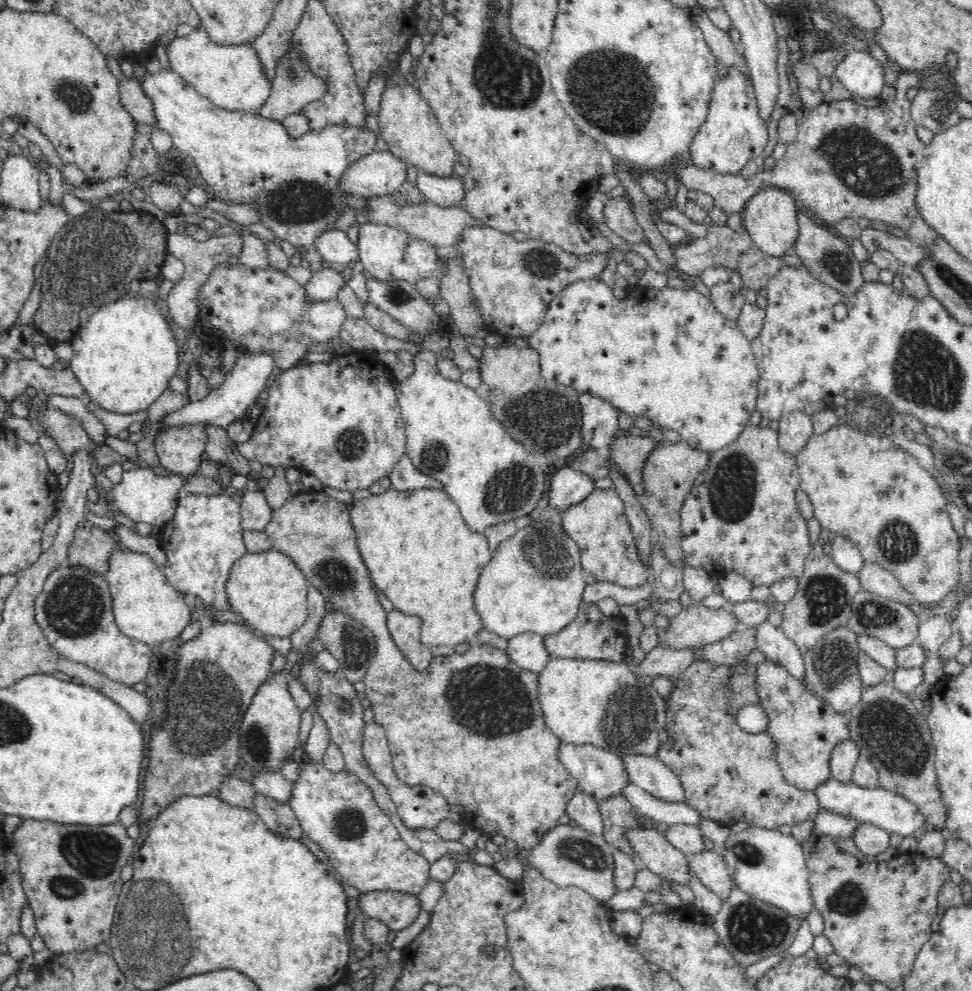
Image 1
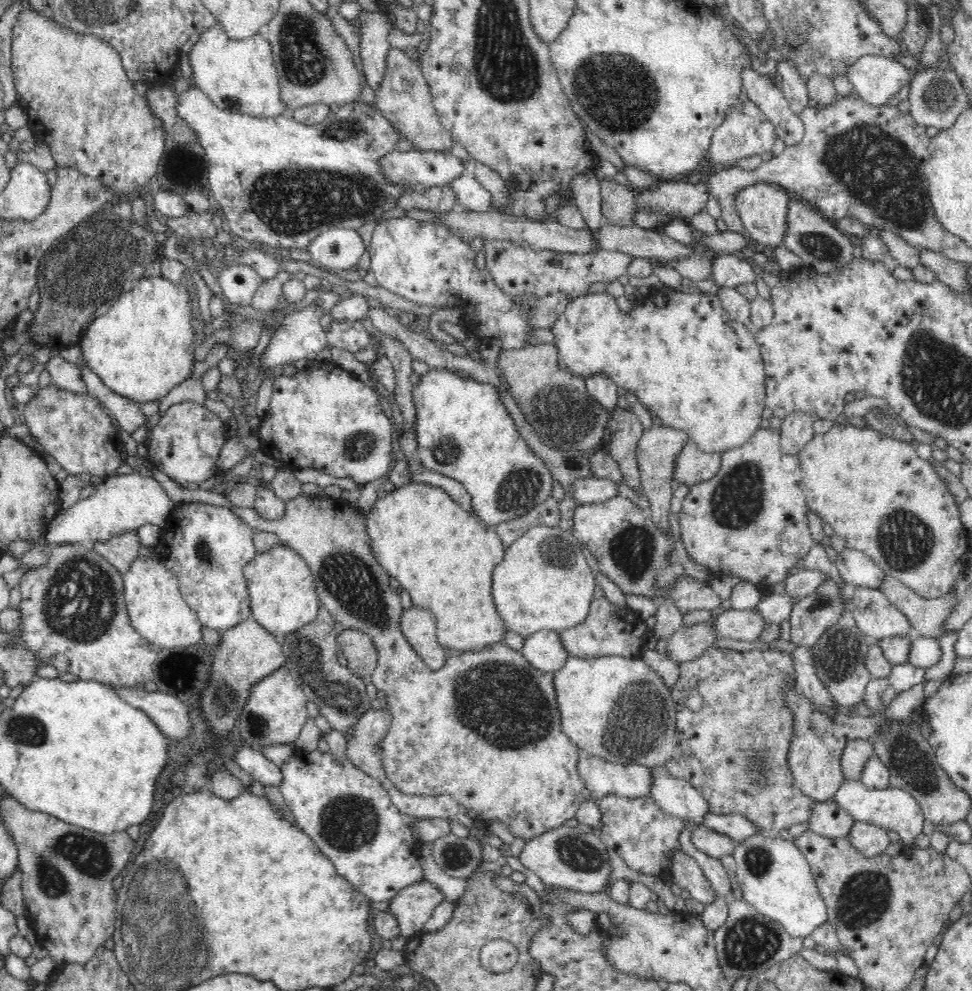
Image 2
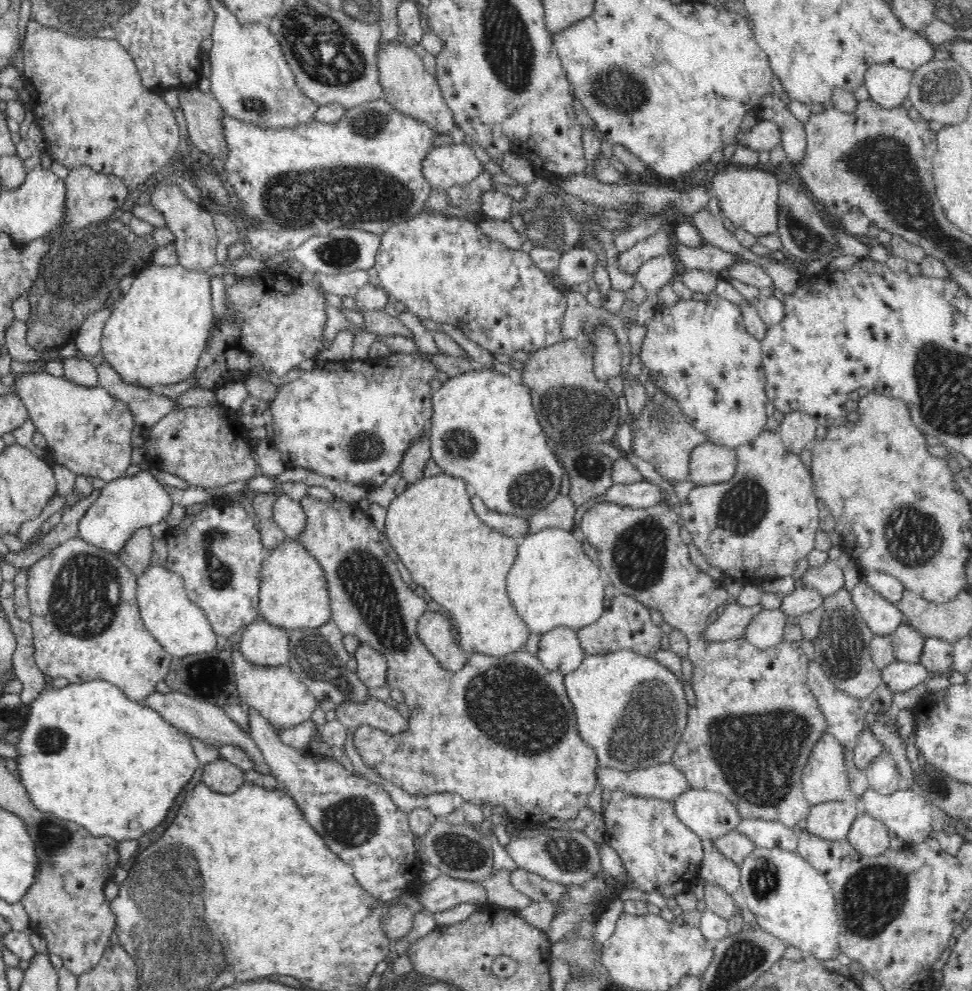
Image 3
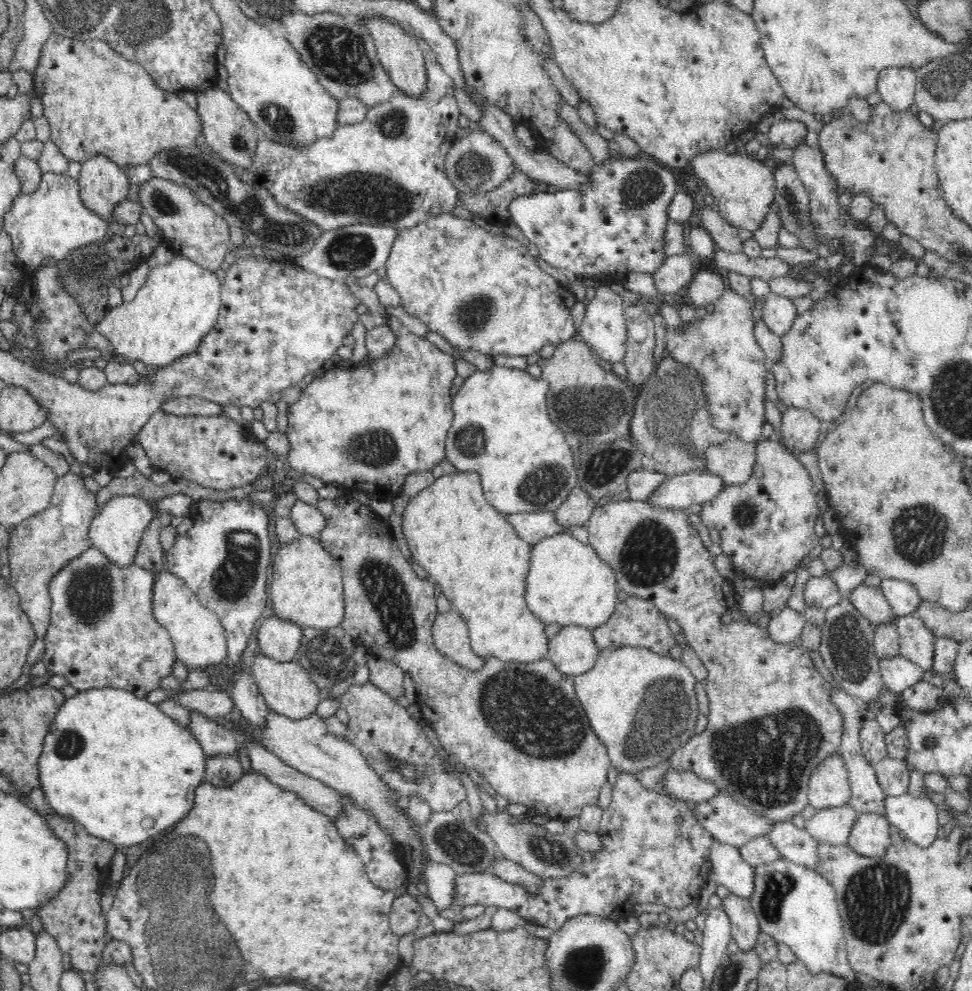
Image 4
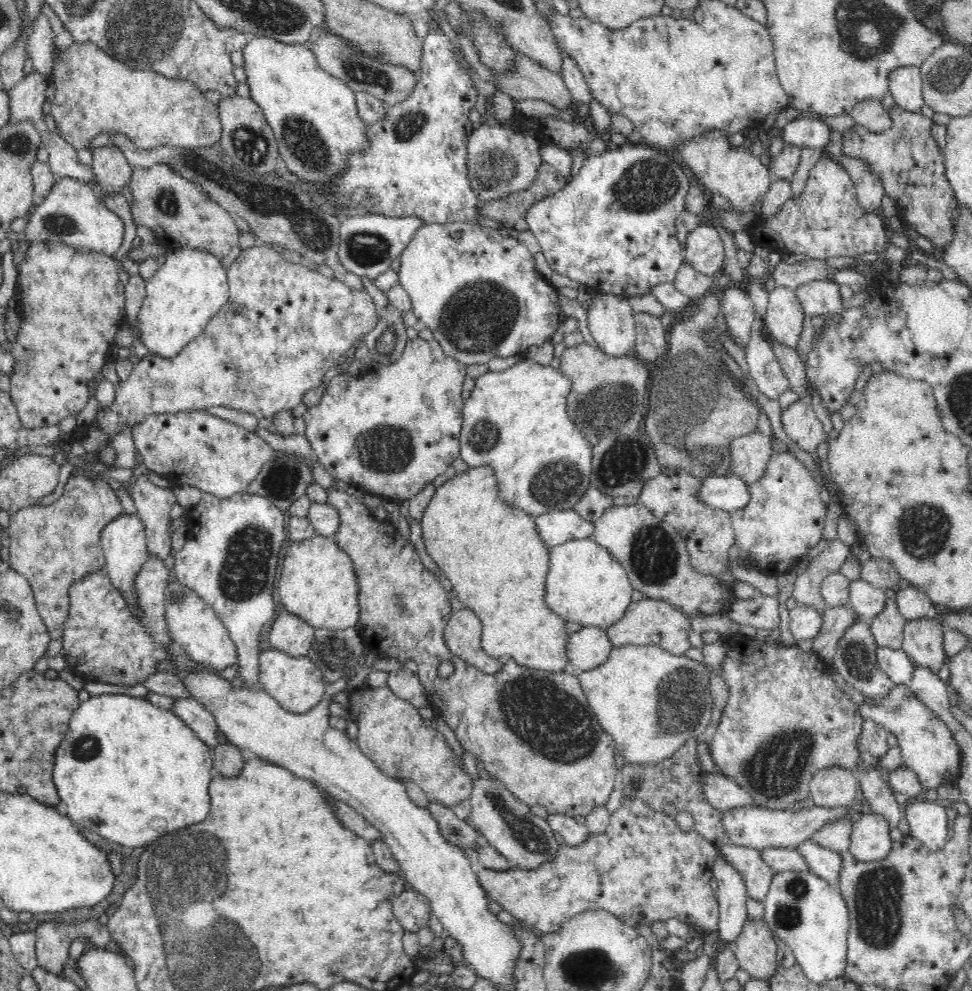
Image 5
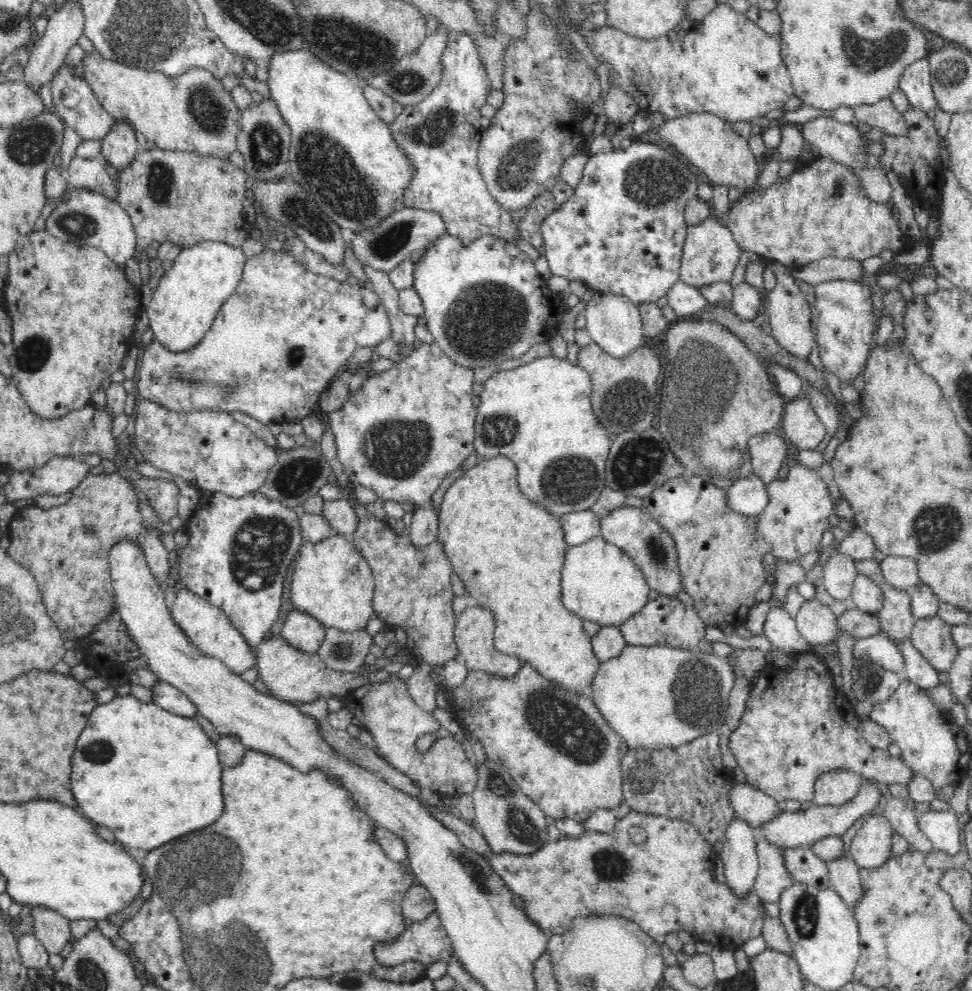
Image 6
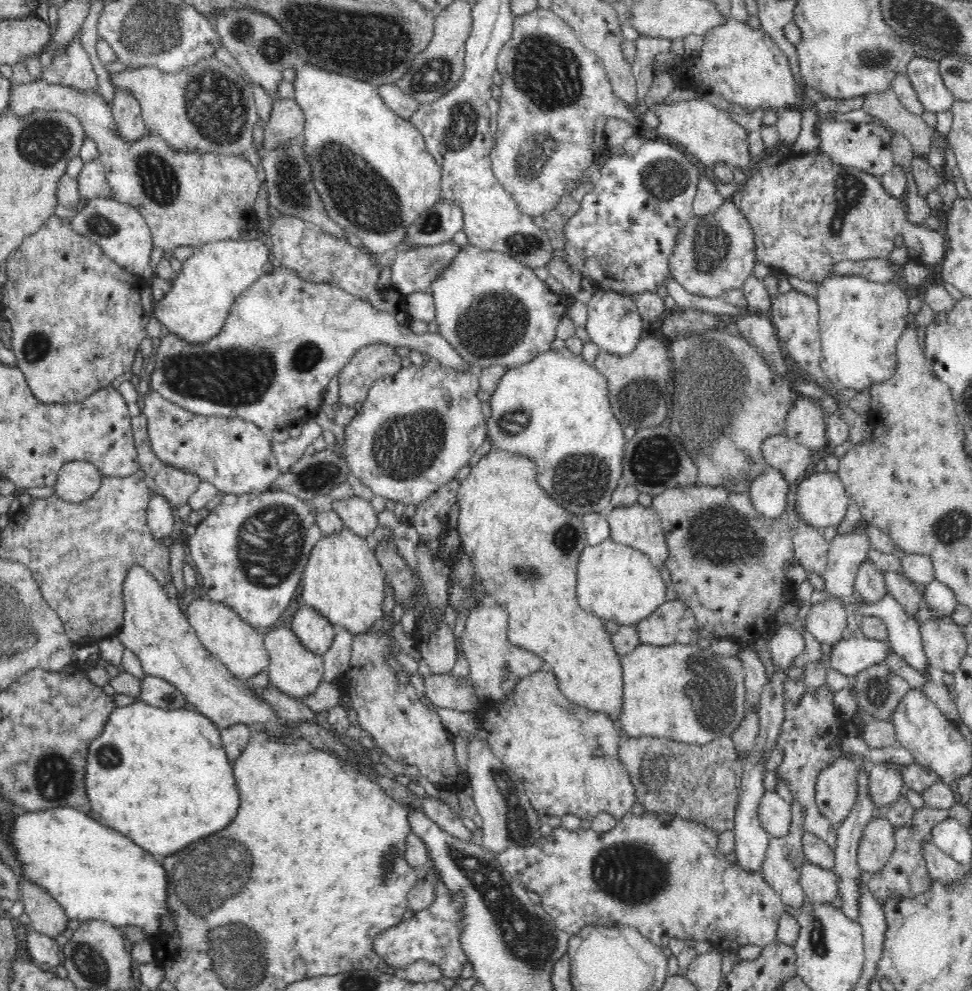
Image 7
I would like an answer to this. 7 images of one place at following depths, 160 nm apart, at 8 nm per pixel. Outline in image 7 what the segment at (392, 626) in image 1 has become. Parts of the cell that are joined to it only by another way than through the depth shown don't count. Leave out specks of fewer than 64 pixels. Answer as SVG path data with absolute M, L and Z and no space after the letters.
M482 604L467 614L461 642L469 664L469 682L482 700L497 700L504 697L522 677L547 669L544 659L508 642L508 635L505 634L507 628L508 611L498 604Z

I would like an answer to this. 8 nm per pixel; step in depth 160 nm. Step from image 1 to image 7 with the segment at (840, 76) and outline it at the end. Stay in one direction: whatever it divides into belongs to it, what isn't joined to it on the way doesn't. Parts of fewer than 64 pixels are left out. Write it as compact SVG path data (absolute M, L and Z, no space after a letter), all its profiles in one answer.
M919 54L907 64L905 74L926 111L936 114L951 111L956 101L946 83L942 81L940 62Z

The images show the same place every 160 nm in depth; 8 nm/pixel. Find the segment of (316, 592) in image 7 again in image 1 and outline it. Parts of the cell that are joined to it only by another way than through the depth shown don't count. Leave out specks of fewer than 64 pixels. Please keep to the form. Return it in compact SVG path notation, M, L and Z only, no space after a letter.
M272 548L263 553L246 553L229 569L225 600L252 630L276 643L285 643L304 624L308 616L307 594L310 584L288 555Z

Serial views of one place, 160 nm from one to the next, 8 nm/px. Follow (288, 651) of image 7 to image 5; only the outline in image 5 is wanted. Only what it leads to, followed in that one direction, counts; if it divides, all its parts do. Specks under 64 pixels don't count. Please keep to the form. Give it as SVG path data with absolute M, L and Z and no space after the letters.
M272 647L260 651L259 656L259 687L266 691L280 706L291 713L302 714L322 700L327 682L322 678L320 669L314 666L307 655L292 657Z

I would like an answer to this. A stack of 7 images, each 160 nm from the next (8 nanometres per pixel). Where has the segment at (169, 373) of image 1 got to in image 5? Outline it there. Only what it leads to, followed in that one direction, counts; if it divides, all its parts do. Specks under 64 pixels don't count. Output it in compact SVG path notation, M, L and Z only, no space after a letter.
M188 247L168 249L157 271L146 282L146 296L138 320L140 336L150 352L171 359L208 326L229 298L226 268L220 259Z

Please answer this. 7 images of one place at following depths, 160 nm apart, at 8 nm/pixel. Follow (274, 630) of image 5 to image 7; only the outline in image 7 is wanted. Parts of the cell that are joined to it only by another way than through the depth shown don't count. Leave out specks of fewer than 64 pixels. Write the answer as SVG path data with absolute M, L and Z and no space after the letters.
M304 605L295 612L289 630L308 650L322 656L330 648L337 628L320 612Z

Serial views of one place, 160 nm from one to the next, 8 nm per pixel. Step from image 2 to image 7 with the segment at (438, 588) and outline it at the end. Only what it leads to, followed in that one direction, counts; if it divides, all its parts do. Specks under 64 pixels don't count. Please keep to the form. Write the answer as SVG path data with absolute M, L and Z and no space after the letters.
M500 448L491 449L476 466L472 467L466 480L461 482L460 489L456 490L456 493L458 493L458 504L460 504L457 540L462 540L464 552L468 556L472 556L474 572L482 578L484 584L481 587L484 589L484 594L489 596L489 601L504 607L504 610L508 611L508 628L505 630L505 634L508 635L508 642L544 659L547 669L553 672L553 678L556 679L556 686L558 686L558 689L562 691L562 694L568 700L584 708L592 709L592 711L595 710L596 712L607 714L612 721L616 722L618 729L621 731L622 727L620 727L620 721L617 718L617 712L621 704L621 655L614 651L614 643L610 639L611 634L604 627L605 620L577 606L574 594L577 586L577 572L575 567L581 549L586 548L587 545L586 529L584 529L584 523L581 522L581 516L565 511L564 508L560 507L560 504L554 503L554 500L549 498L548 494L545 494L544 490L538 487L537 481L535 480L536 476L537 468L528 459L524 459L524 457L518 454L506 452Z

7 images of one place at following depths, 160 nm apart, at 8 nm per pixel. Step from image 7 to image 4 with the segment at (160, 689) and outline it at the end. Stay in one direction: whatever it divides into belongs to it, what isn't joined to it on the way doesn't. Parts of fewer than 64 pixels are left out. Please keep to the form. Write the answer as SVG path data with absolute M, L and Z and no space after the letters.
M190 710L189 716L189 730L208 757L236 755L239 758L238 738L230 729L198 711Z

